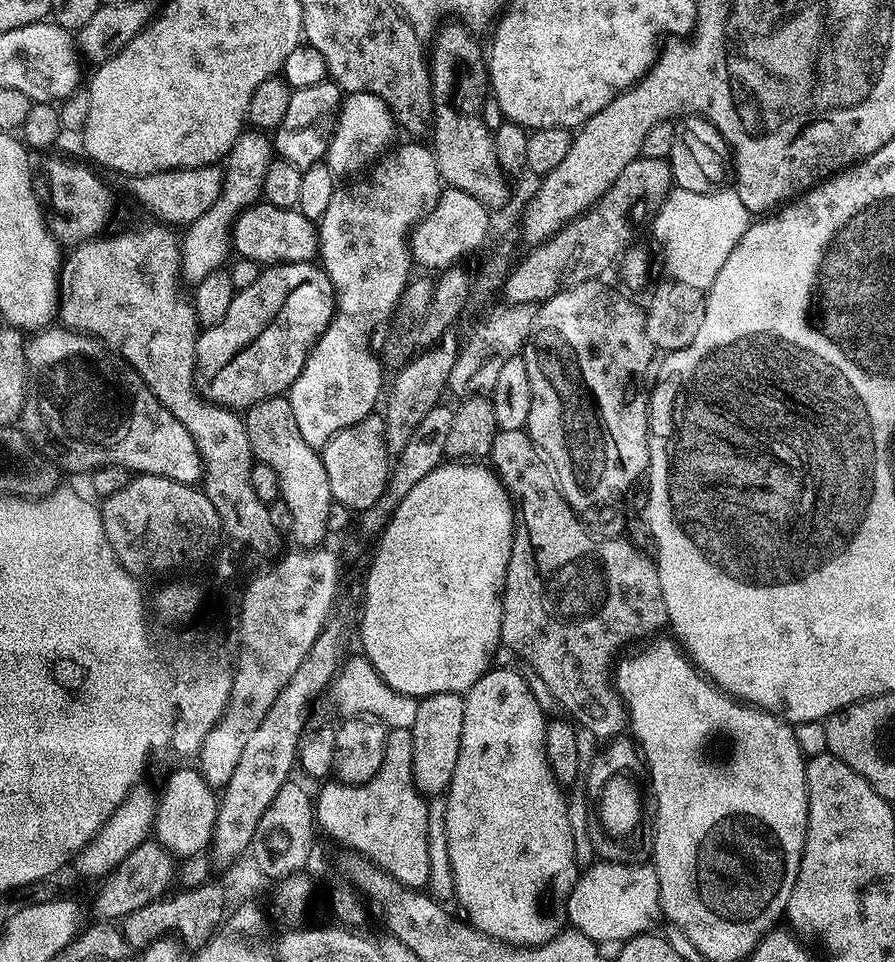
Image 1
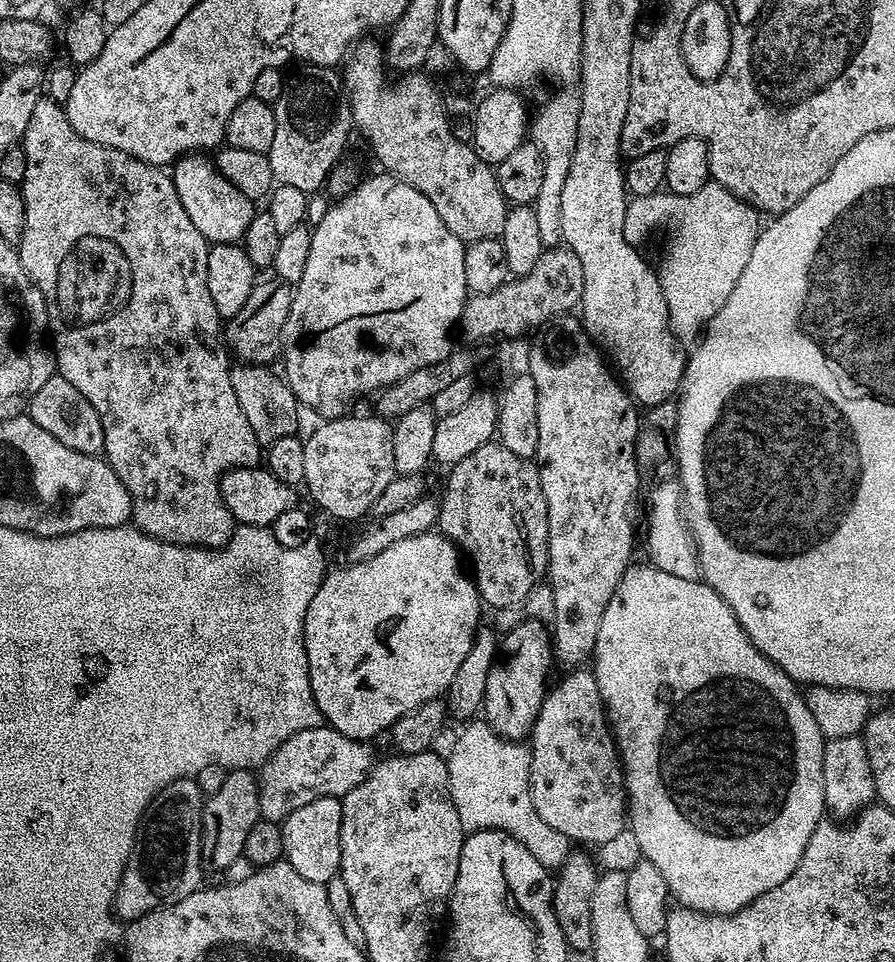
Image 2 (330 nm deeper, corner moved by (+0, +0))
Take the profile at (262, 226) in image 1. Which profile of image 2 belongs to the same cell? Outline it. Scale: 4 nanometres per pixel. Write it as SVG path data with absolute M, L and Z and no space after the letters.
M189 154L180 157L170 175L178 190L178 198L182 198L186 214L190 214L190 222L198 226L198 234L205 236L212 244L234 244L243 241L246 226L250 226L257 214L254 201L246 198L246 194L239 192L226 177L220 175L215 163L207 155Z

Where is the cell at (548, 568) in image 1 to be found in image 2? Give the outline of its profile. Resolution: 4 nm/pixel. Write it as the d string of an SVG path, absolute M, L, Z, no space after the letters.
M489 442L478 446L474 454L466 454L462 462L451 465L448 476L448 485L444 488L444 497L438 500L438 528L443 535L447 536L453 544L459 546L472 559L471 575L474 577L476 591L480 593L481 601L485 605L492 604L493 609L520 606L528 599L530 590L536 584L541 583L548 575L548 511L546 510L546 498L542 494L542 482L540 481L540 469L532 460L522 458L506 450L506 446L499 442Z

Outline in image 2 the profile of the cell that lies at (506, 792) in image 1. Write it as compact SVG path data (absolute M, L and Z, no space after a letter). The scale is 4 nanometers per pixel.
M524 618L503 633L496 665L490 670L490 678L486 678L483 719L507 740L523 741L531 733L546 695L544 683L548 680L548 667L554 664L554 653L549 629L539 622L536 618Z

